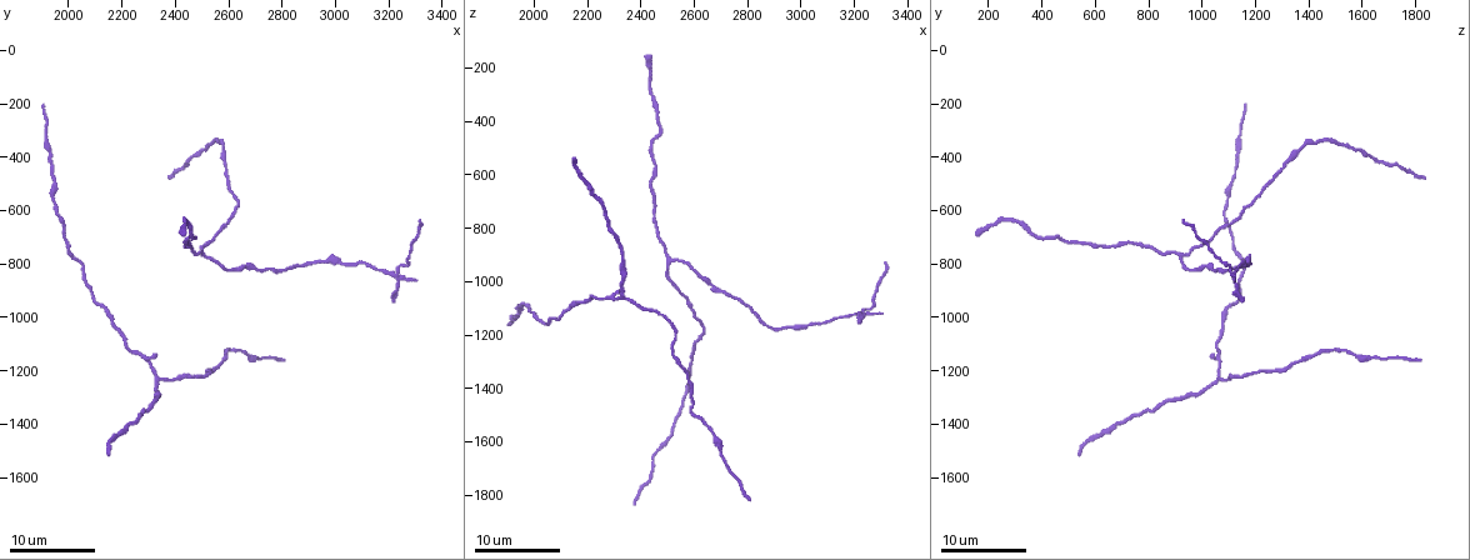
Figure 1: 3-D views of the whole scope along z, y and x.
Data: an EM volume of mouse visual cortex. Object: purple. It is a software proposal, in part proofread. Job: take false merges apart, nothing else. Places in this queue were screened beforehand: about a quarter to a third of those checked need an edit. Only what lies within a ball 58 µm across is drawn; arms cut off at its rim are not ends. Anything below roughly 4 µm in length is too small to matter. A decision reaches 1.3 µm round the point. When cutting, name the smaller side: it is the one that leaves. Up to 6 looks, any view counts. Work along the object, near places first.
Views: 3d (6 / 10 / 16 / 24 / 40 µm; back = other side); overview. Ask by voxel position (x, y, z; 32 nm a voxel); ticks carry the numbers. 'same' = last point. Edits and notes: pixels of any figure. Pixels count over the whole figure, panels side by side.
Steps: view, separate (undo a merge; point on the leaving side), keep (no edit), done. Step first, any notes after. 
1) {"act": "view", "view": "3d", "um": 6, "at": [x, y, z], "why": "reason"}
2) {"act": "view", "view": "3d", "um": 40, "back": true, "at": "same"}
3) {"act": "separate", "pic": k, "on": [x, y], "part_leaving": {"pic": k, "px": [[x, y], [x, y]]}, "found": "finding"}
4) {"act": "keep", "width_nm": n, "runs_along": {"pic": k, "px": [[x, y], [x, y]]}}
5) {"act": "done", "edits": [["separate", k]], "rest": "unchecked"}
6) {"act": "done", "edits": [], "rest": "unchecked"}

{"act": "view", "view": "3d", "um": 10, "at": [2500, 760, 910], "why": "three arms meet"}

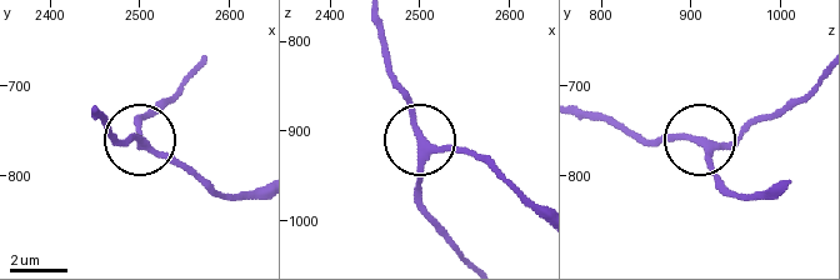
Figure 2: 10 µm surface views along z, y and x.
{"act": "keep", "width_nm": 240, "runs_along": {"pic": 2, "px": [[733, 194], [700, 141], [638, 140]]}, "found": "continuous, no second neuron"}

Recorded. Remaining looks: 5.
{"act": "view", "view": "3d", "um": 6, "at": [2300, 1150, 1060]}

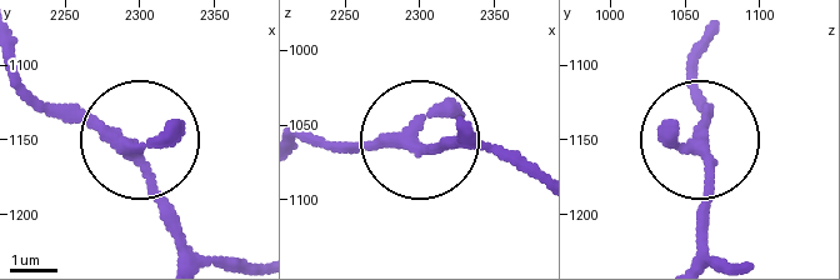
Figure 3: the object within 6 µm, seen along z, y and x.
{"act": "keep", "side_arm_um": 36, "found": "one neuron here"}

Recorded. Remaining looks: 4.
{"act": "view", "view": "3d", "um": 6, "at": [3230, 850, 1120], "why": "four arms meet"}

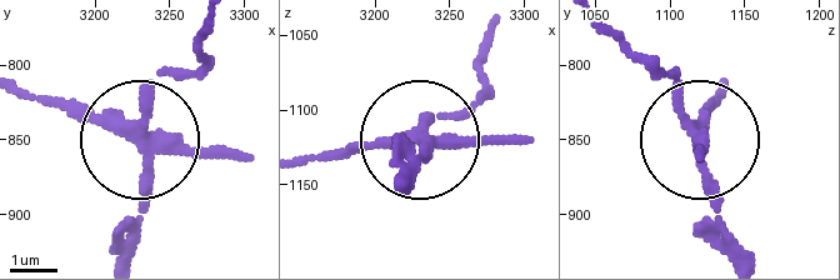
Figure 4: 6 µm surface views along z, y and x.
{"act": "separate", "pic": 4, "on": [158, 74], "arms": 4, "part_leaving": {"pic": 4, "px": [[423, 136], [470, 100], [486, 41]]}, "found": "two neurons meet here"}

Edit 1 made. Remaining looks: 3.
{"act": "done", "edits": [["separate", 4]], "rest": "unchecked"}

